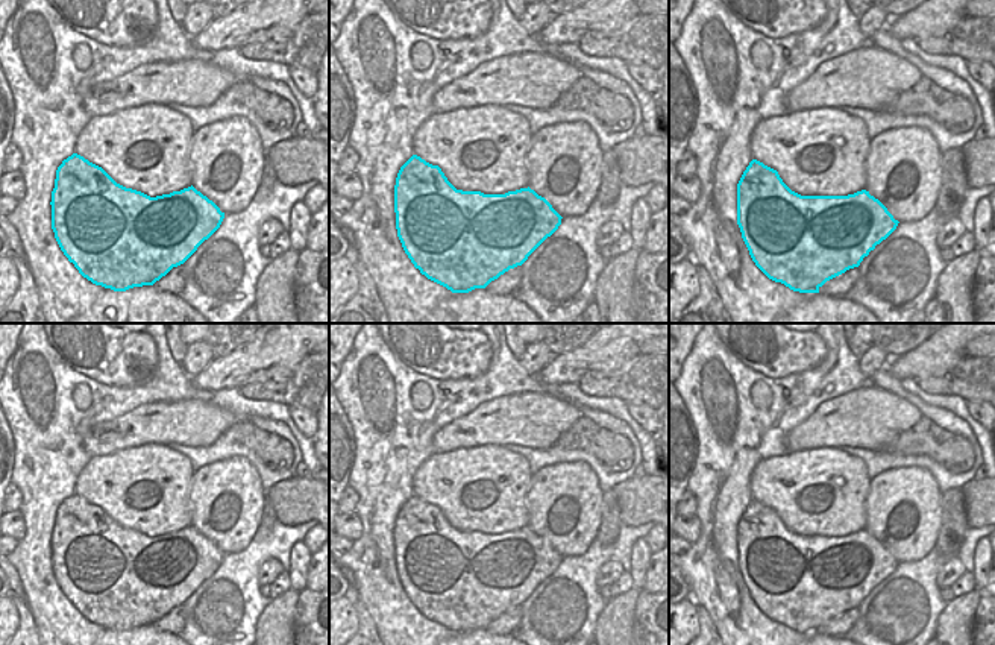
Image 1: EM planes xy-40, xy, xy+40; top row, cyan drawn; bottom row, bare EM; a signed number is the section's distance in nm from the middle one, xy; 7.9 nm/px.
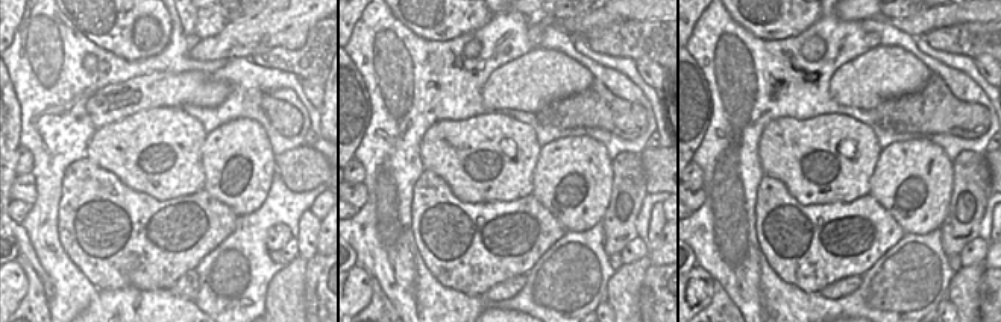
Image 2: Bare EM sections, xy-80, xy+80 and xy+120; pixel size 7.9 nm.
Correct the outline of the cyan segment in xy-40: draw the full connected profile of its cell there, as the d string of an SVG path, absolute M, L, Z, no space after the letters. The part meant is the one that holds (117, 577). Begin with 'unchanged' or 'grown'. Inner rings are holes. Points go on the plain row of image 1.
unchanged; M77 493L64 499L58 507L50 545L52 569L64 595L83 618L114 631L153 625L173 607L184 604L220 568L224 558L224 552L193 525L150 537L117 524L102 507Z

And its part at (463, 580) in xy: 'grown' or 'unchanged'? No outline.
unchanged

